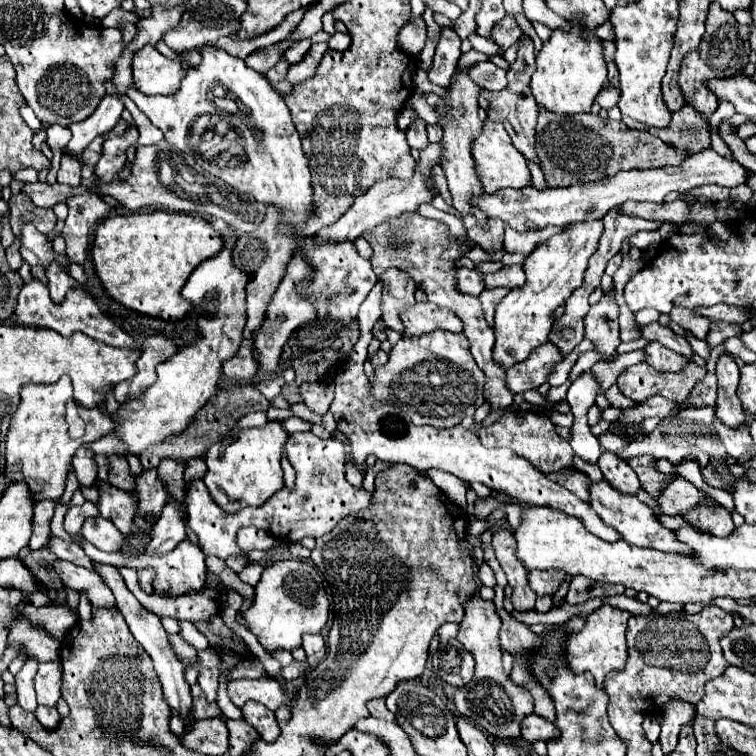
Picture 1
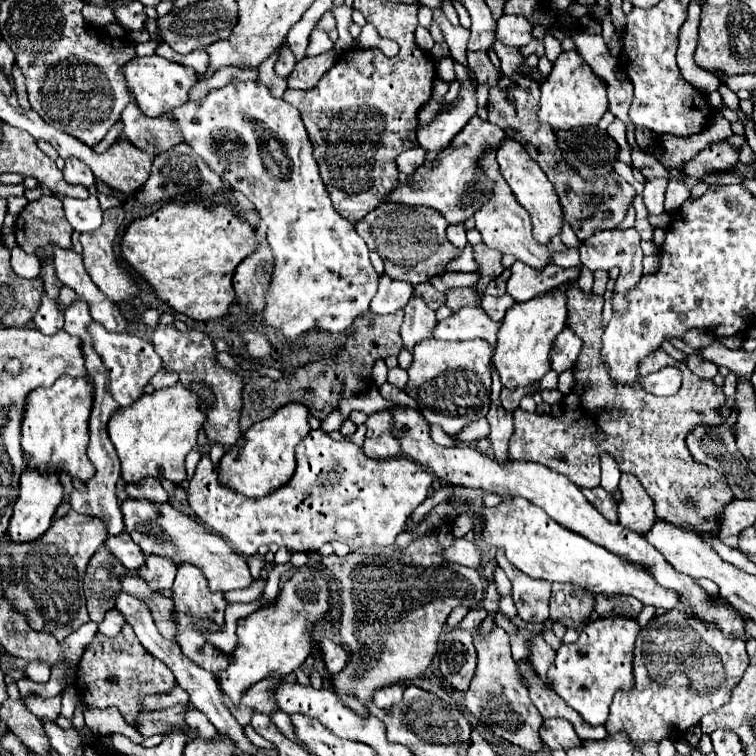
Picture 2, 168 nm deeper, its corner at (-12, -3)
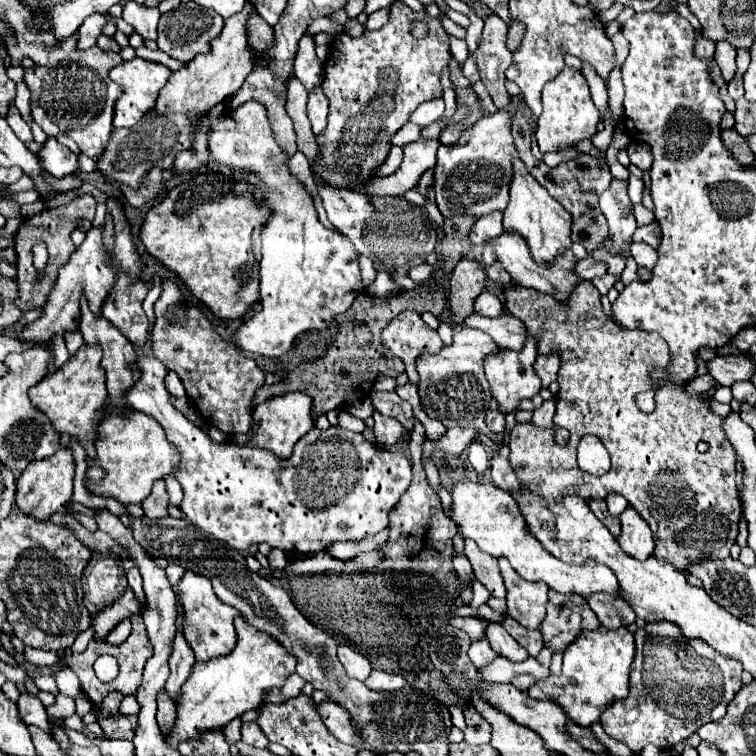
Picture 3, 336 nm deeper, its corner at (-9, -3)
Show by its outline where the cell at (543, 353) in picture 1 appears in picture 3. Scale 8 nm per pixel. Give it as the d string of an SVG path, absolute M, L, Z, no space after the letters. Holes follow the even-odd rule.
M495 399L489 403L489 411L485 415L485 423L487 423L491 433L501 433L505 429L505 415L497 409Z

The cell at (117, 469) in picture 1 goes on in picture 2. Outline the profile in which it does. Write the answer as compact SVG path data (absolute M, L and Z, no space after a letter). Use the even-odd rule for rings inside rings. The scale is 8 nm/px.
M142 479L140 483L128 483L126 485L126 493L134 499L150 499L156 503L168 501L168 493L162 489L158 479Z

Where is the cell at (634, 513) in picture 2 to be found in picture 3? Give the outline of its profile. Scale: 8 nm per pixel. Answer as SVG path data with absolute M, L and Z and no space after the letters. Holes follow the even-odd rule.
M629 507L621 515L621 523L623 523L623 531L619 537L621 549L639 561L645 561L653 553L653 539L649 525L645 523L645 519L641 519L641 515L637 515L633 507Z

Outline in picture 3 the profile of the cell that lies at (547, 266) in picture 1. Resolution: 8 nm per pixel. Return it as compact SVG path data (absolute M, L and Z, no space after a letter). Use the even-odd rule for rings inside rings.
M527 337L527 343L519 353L511 351L511 349L503 349L499 355L491 355L485 359L485 375L489 381L489 391L495 397L501 413L507 415L507 413L519 409L519 403L523 399L531 399L533 395L539 393L541 379L533 371L535 357L537 357L537 341L533 337Z

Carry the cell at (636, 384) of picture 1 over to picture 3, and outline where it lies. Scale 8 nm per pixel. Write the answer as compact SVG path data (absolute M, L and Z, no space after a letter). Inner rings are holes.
M591 281L579 283L571 299L563 305L551 295L543 295L537 289L527 289L521 285L511 285L505 289L505 307L511 315L525 321L527 331L537 337L539 355L559 355L559 393L557 393L557 413L555 427L563 427L571 433L565 447L559 447L553 437L553 429L539 429L533 423L517 423L511 431L509 441L509 463L521 481L521 485L533 489L533 493L547 499L561 499L565 495L577 495L585 501L605 499L609 493L623 495L631 507L649 523L653 531L655 549L653 555L671 563L679 571L687 571L693 561L701 559L725 559L729 549L737 541L739 521L741 521L741 501L735 485L735 455L727 437L723 435L723 417L717 417L709 409L709 401L701 395L687 395L685 385L661 385L655 395L655 411L643 413L635 397L641 391L649 391L651 379L649 371L653 367L665 367L669 363L669 347L657 335L649 331L623 331L611 319L605 317L601 309L601 295ZM583 435L597 435L611 455L611 469L601 477L593 477L577 467L577 445ZM707 441L709 451L699 453L697 443Z

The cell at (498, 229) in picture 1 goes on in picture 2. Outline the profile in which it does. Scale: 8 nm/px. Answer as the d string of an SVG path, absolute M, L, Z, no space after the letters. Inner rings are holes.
M480 241L474 245L474 257L478 261L478 271L482 273L482 279L476 283L476 291L478 291L478 295L482 295L488 281L504 271L502 255L500 255L500 251L492 251L490 247L484 247Z

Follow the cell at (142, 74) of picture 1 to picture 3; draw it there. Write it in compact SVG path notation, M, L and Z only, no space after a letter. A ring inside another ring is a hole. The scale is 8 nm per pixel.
M131 59L131 61L125 61L125 63L119 63L117 67L111 69L109 77L121 85L121 95L117 99L117 105L115 105L115 115L113 115L113 127L125 127L125 129L131 129L147 111L153 109L155 105L155 99L159 95L159 91L163 89L165 81L169 79L171 71L165 67L165 65L159 65L159 63L153 63L153 61L145 61L145 59Z

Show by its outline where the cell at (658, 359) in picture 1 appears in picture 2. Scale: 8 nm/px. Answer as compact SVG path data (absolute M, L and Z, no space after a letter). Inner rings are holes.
M688 355L688 357L684 359L684 363L690 367L690 371L692 371L694 375L700 375L700 377L704 377L704 379L712 379L712 377L718 373L718 367L716 367L714 363L704 361L704 359L700 359L698 355Z

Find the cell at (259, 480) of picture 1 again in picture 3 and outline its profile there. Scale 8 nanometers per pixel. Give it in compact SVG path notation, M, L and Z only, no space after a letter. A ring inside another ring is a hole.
M285 393L277 395L273 399L267 399L265 403L257 405L253 409L253 425L247 433L235 435L235 443L247 445L247 447L263 447L279 455L281 459L287 459L295 447L295 443L311 429L315 427L315 419L311 415L313 401L303 393Z

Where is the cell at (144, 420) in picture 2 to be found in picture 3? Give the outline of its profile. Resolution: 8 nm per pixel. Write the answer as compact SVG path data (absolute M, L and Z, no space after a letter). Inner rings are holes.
M135 409L127 411L107 411L107 417L99 425L99 439L95 441L97 455L93 459L87 457L87 467L101 467L105 477L97 483L85 481L85 489L91 495L113 497L123 505L141 503L149 493L157 479L165 479L173 473L173 467L179 463L177 449L165 439L159 423Z

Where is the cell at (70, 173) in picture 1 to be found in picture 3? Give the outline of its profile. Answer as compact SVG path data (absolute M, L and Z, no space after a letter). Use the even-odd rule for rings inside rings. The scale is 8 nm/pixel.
M55 137L47 139L47 143L37 151L37 155L45 171L49 171L57 179L77 171L77 155L71 153L65 145L61 145Z

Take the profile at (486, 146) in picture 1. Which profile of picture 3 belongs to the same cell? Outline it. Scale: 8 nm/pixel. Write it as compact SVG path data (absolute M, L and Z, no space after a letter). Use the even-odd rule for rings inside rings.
M521 159L513 161L513 183L509 195L509 205L503 211L503 229L521 235L537 263L551 265L557 255L563 255L565 249L571 249L571 215L545 191L543 185L537 183Z

